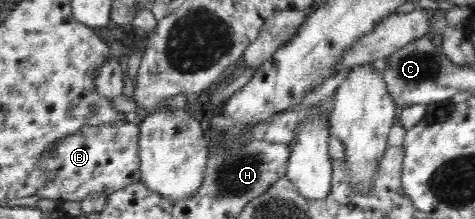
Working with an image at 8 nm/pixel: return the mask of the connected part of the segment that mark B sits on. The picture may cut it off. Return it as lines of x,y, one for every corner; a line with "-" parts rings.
125,121
120,126
105,126
105,128
94,129
87,124
81,127
79,133
75,133
62,141
53,153
45,154
43,166
49,168
59,167
56,178
44,190
39,192
38,197
50,198
58,203
66,201
81,202
85,196
93,194
93,192
103,192
111,195
119,190
127,188
127,186
139,183
141,181
141,167
139,156
139,136
140,128
134,122

